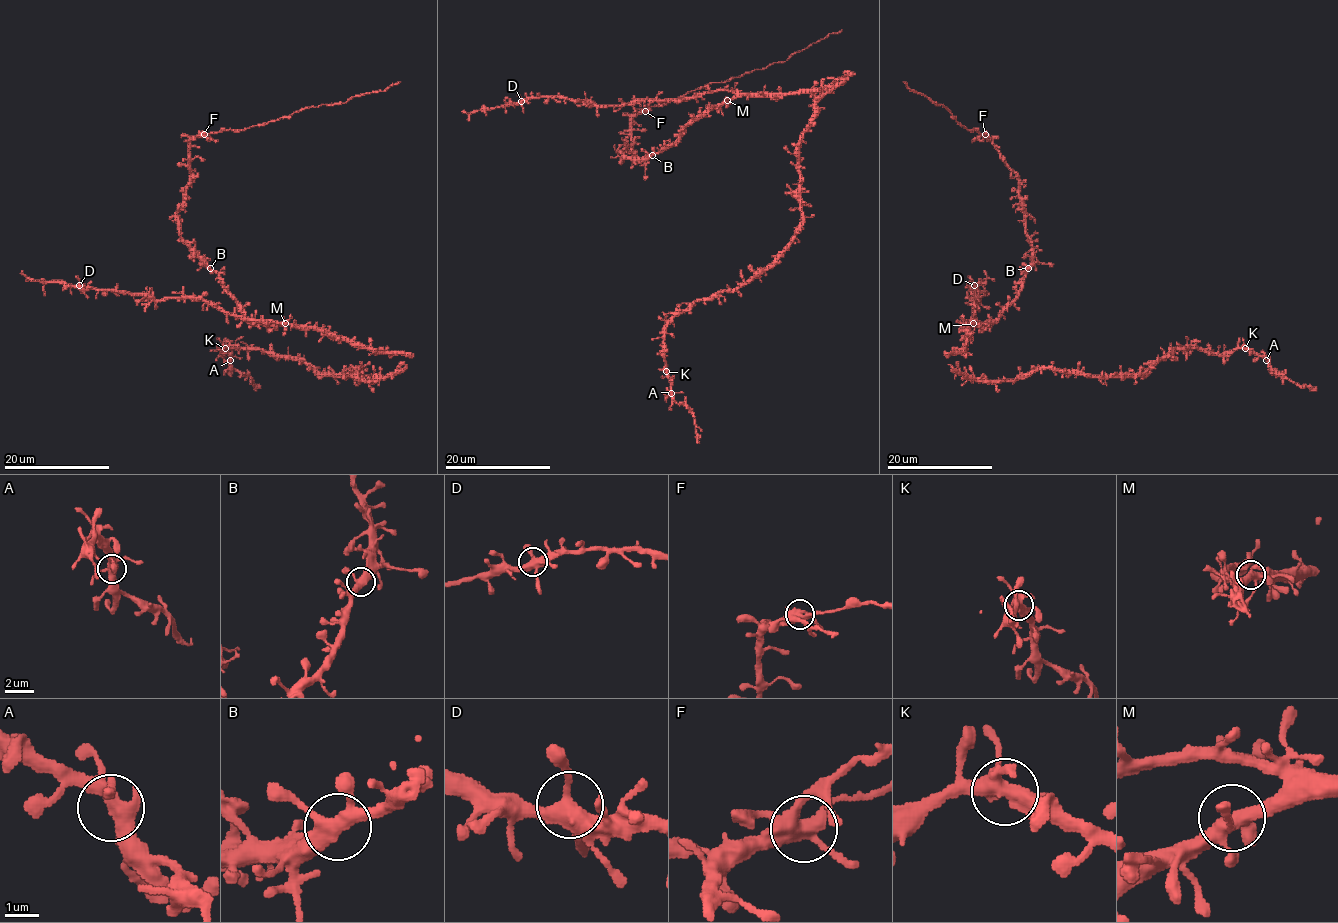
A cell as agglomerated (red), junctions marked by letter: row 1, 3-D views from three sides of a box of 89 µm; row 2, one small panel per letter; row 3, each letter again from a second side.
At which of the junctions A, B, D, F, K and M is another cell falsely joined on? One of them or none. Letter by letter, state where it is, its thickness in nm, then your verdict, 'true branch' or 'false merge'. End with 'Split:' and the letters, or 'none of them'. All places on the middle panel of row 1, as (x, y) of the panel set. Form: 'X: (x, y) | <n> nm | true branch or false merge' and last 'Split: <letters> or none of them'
A: (671, 393) | 400 nm | true branch
B: (652, 155) | 400 nm | true branch
D: (521, 101) | 400 nm | true branch
F: (645, 111) | 440 nm | false merge
K: (666, 371) | 400 nm | true branch
M: (727, 100) | 400 nm | true branch
Split: F

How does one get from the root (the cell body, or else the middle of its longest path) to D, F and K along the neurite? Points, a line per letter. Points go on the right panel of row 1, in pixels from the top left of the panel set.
D: (968, 335), (964, 323), (973, 315), (973, 301), (980, 300), (970, 290), (974, 285)
F: (968, 335), (973, 325), (988, 325), (998, 317), (1018, 293), (1031, 263), (1018, 175), (985, 133)
K: (968, 335), (949, 355), (951, 364), (989, 380), (1047, 368), (1142, 375), (1172, 350), (1245, 348)

